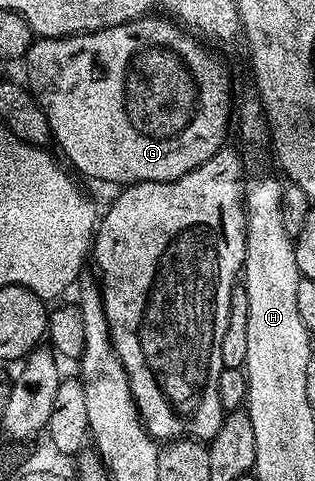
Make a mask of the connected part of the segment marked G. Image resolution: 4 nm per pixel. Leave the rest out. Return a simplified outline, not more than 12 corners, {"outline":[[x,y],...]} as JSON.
{"outline":[[166,16],[39,38],[26,85],[87,178],[224,149],[231,74]]}

